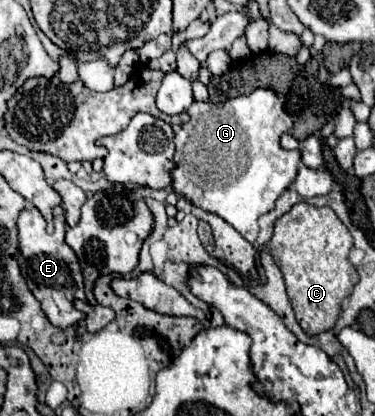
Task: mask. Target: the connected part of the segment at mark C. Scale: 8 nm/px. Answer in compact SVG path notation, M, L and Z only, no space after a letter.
M299 202L275 222L275 234L265 244L265 250L269 250L279 266L295 318L309 336L327 332L335 326L341 300L351 294L359 280L357 270L347 260L351 248L353 238L349 230L327 206L315 208L307 202Z

